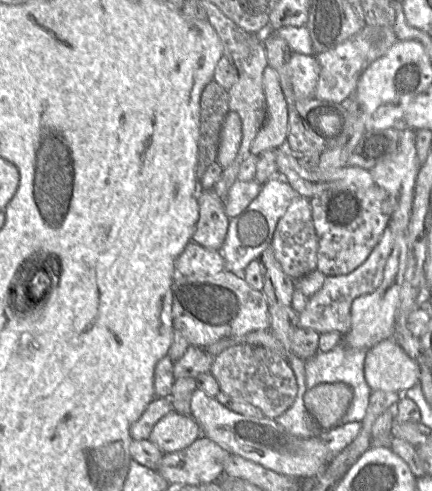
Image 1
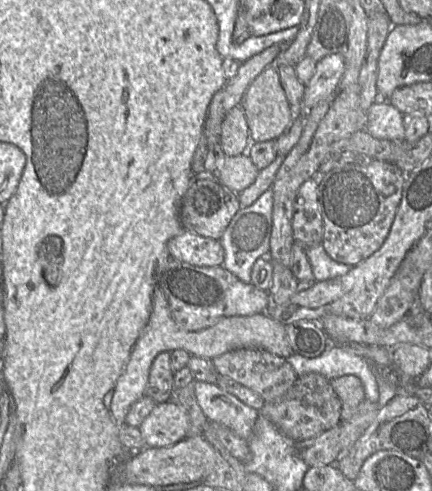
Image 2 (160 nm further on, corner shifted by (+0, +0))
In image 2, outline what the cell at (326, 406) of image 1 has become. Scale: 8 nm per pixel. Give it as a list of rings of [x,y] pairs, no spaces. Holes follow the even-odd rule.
[[[344,375],[330,381],[330,384],[339,397],[341,421],[349,420],[365,399],[365,391],[361,380],[354,375]]]

